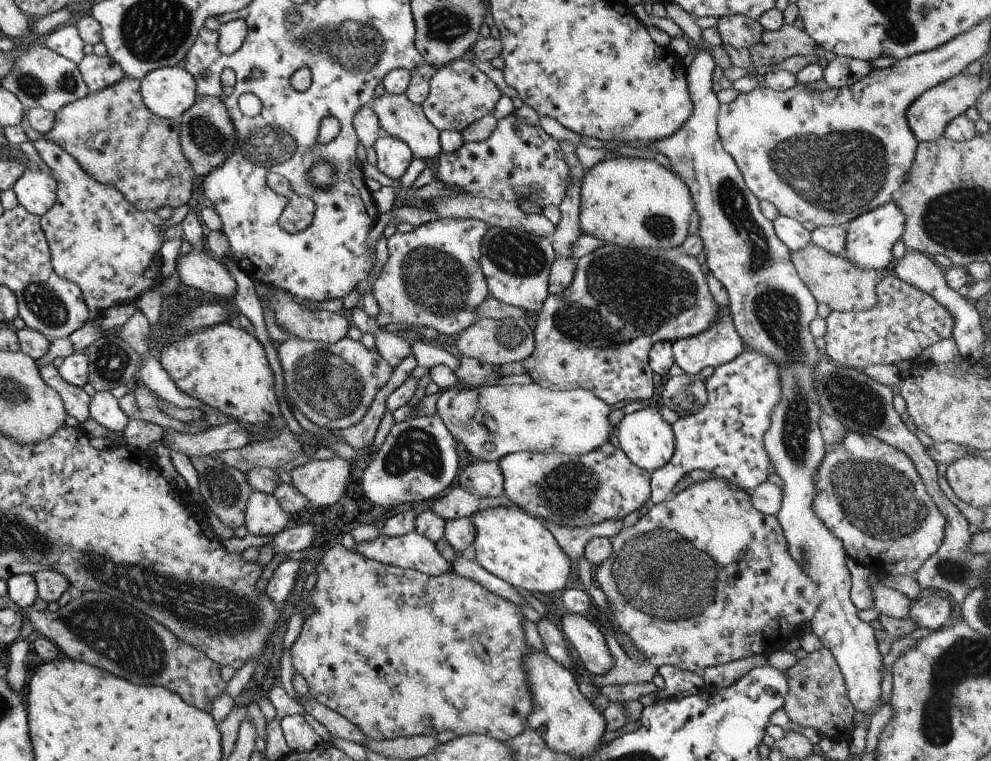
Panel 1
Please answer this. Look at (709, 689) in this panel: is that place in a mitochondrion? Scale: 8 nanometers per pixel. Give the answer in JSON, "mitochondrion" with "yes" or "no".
{"mitochondrion":"no"}

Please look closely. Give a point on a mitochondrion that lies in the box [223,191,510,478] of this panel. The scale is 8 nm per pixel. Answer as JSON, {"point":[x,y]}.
{"point":[333,386]}

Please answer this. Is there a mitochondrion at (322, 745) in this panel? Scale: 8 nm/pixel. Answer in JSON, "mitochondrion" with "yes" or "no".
{"mitochondrion":"no"}

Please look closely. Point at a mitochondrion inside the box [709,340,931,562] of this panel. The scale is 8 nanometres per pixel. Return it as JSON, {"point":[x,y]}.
{"point":[878,499]}

